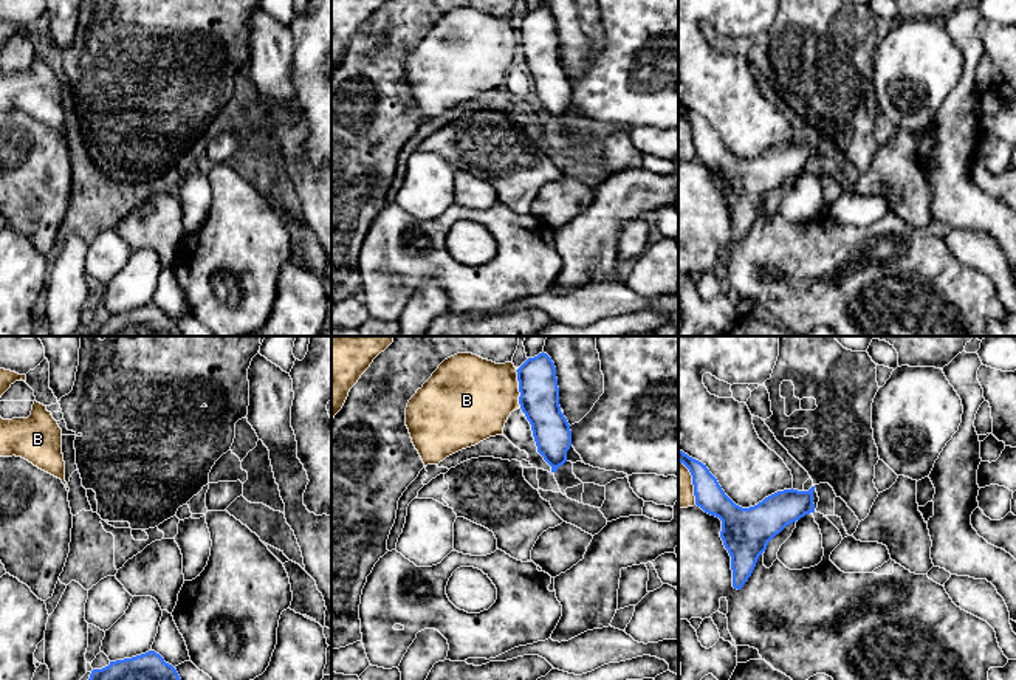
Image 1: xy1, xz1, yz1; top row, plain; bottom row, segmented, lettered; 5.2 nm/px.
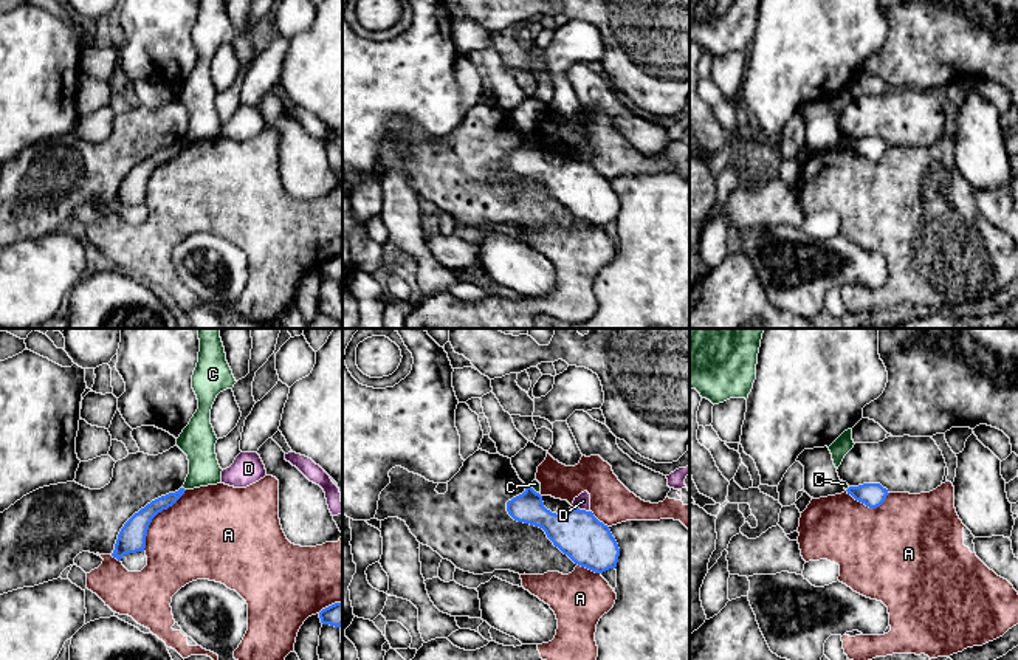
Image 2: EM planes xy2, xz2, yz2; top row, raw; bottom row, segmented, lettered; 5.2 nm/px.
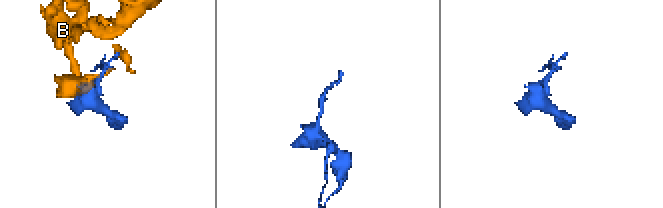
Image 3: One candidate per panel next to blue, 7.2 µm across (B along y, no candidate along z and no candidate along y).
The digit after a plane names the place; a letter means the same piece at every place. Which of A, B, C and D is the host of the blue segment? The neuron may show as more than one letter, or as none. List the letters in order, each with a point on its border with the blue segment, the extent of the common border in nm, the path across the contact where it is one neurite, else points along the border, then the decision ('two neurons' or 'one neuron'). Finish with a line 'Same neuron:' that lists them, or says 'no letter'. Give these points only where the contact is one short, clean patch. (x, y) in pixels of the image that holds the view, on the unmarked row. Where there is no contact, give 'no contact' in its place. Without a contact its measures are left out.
A: meets blue in xy2 at (154, 169); contact 400 nm long; two neurons
B: meets blue in xz1 at (519, 41); contact 200 nm long; two neurons
C: meets blue in xz2 at (532, 141); contact 70 nm long; border along xz2 (529, 138), (538, 146); two neurons
D: meets blue in xz2 at (581, 163); contact 100 nm long; border along xz2 (572, 158), (589, 164); two neurons
Same neuron: no letter

